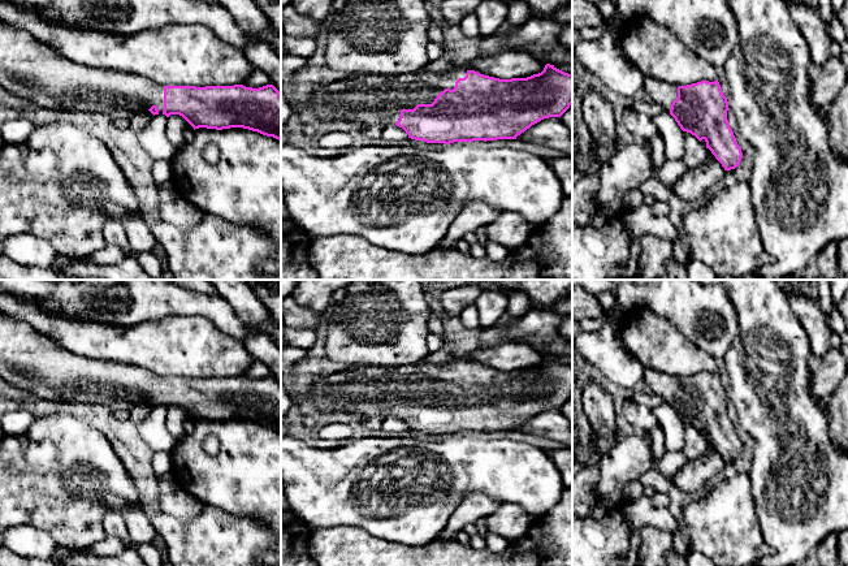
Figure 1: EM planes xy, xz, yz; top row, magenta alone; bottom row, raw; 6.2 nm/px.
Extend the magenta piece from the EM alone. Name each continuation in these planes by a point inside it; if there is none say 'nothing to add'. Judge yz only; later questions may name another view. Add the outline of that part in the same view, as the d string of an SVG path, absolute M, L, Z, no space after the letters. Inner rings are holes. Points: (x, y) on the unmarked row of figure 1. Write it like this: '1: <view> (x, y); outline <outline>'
1: yz (661, 384); outline M646 370L644 376L644 381L649 385L652 392L663 398L667 403L670 403L672 393L678 390L678 379L678 376L654 370Z

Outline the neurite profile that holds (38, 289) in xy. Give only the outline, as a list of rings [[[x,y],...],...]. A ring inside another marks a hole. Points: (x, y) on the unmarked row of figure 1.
[[[0,280],[7,293],[27,299],[47,299],[56,288],[55,280]]]

